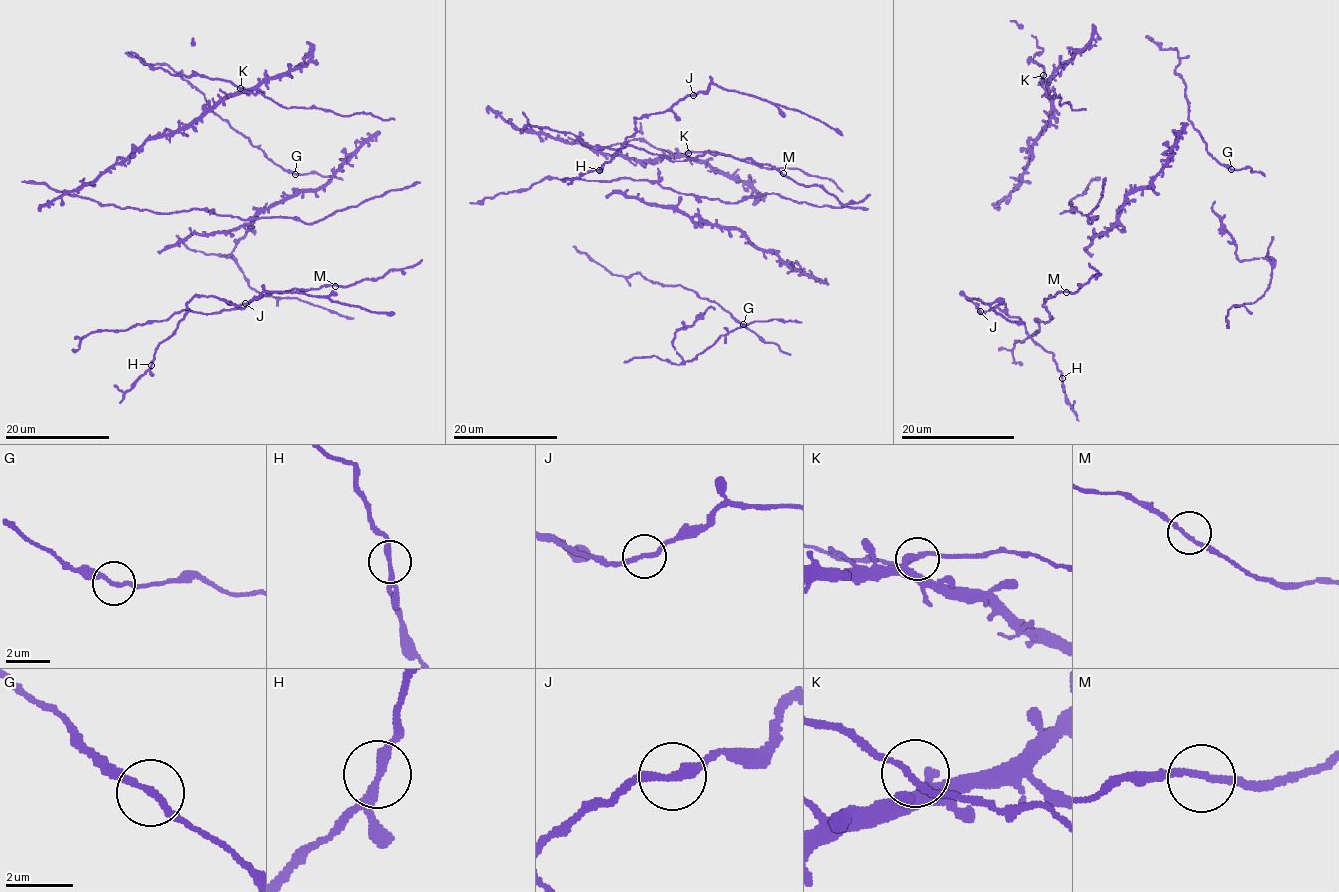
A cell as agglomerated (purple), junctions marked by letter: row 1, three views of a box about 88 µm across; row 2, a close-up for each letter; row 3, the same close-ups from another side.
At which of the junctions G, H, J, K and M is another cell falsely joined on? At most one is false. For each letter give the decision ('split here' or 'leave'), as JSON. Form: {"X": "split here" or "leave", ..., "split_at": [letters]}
{"G": "leave", "H": "leave", "J": "leave", "K": "leave", "M": "leave", "split_at": []}

